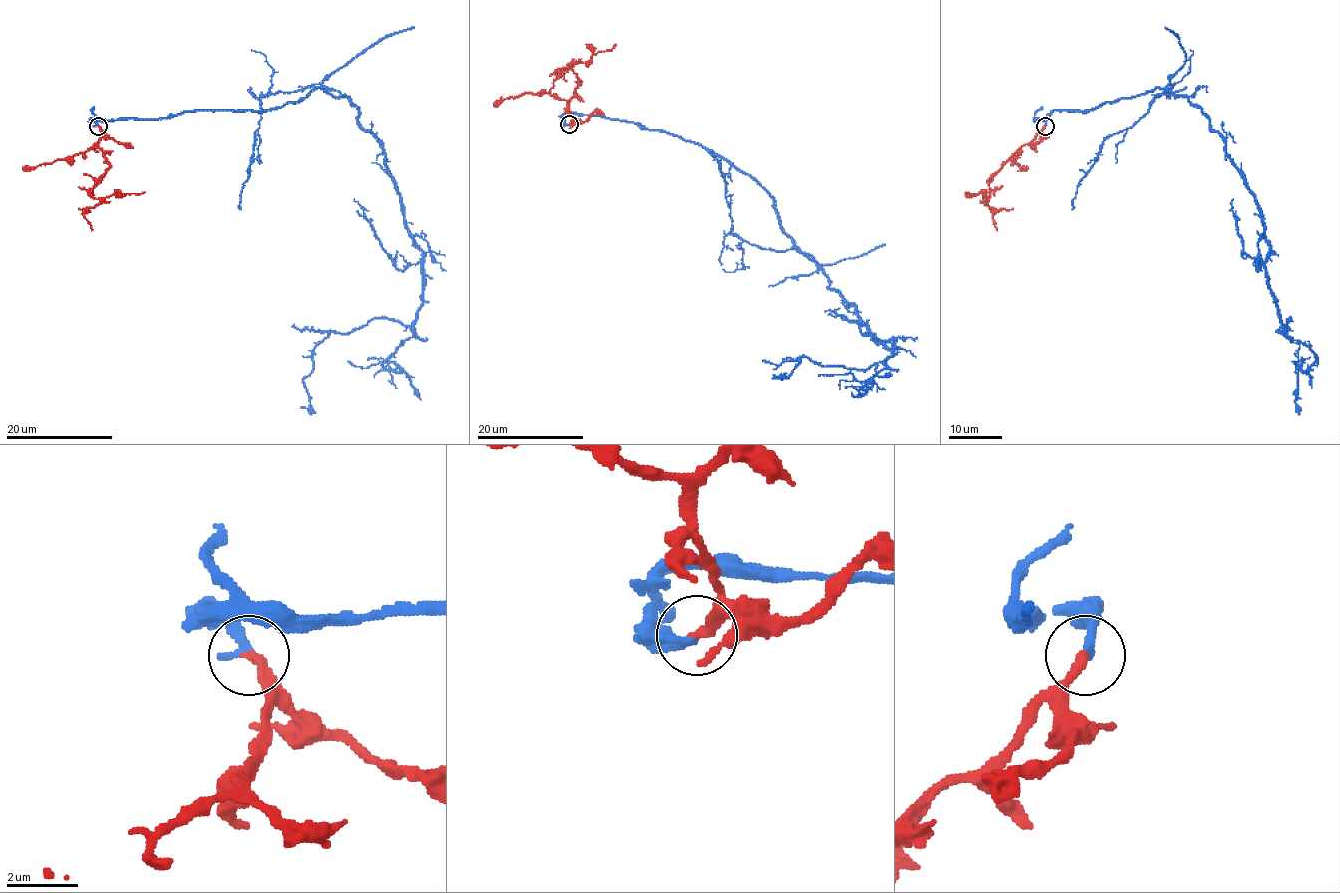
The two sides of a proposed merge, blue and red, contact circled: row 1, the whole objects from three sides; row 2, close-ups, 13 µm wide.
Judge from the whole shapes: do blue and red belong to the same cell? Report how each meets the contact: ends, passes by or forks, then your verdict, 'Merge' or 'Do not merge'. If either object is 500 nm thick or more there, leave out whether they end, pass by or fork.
At the ring blue ends. At the ring red ends. Merge

